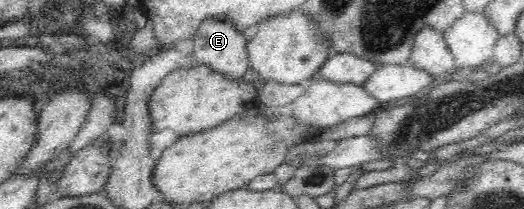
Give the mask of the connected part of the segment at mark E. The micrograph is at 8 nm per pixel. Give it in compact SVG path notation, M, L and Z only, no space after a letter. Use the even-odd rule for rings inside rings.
M207 18L200 23L198 32L193 36L194 58L196 64L210 66L215 72L230 79L242 79L249 67L246 38L230 19Z

